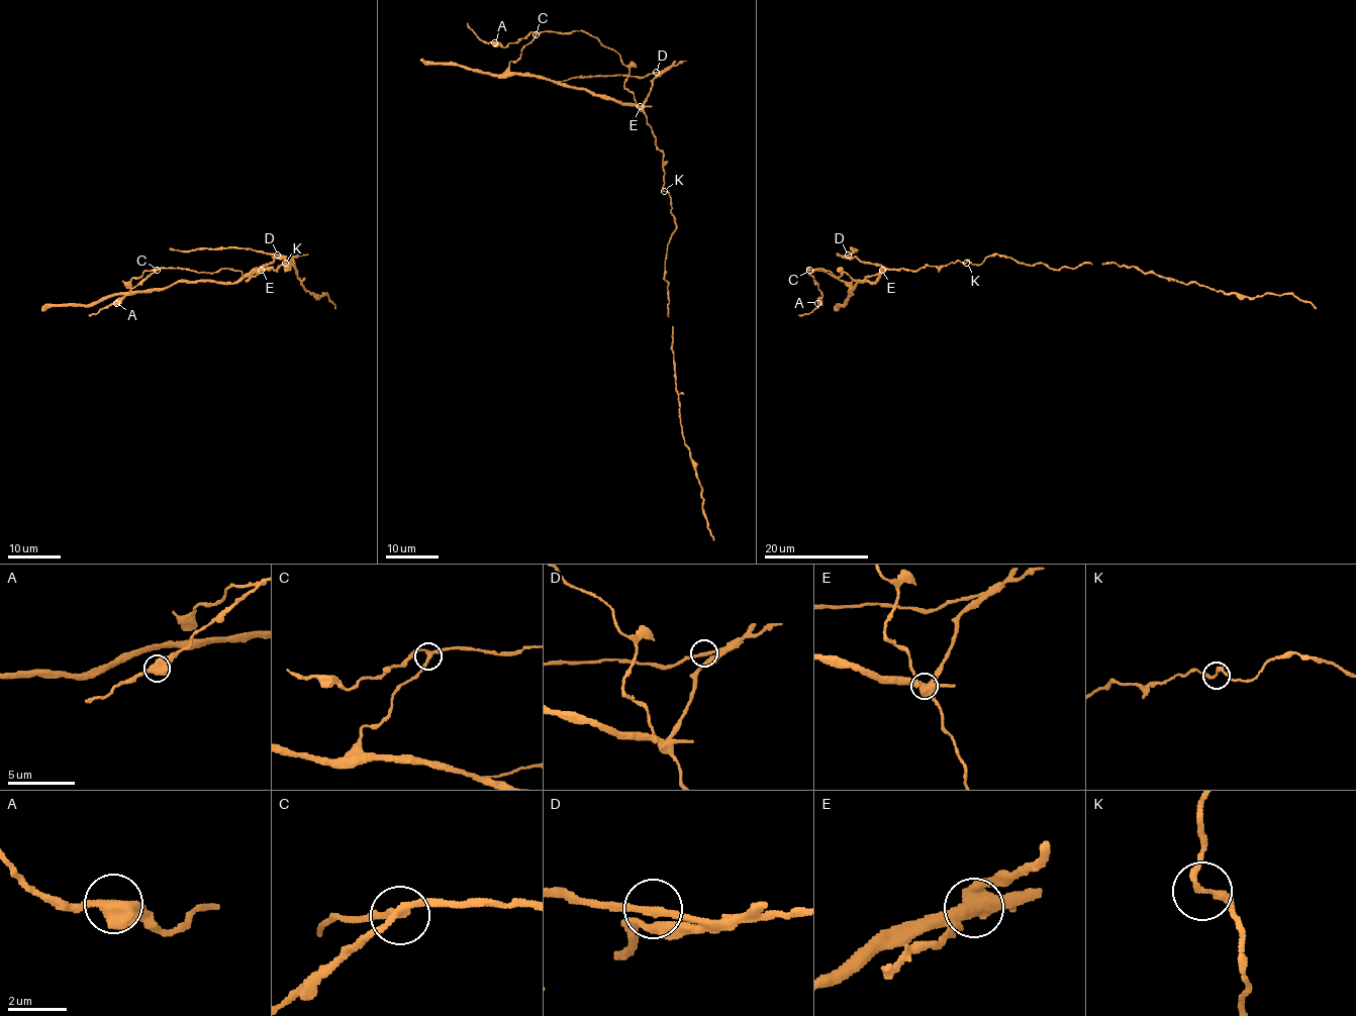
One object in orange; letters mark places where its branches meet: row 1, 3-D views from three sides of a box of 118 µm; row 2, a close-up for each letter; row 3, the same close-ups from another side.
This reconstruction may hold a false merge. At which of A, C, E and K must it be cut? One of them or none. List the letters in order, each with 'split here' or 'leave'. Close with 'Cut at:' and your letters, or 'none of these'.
A: leave
C: leave
E: split here
K: leave
Cut at: E

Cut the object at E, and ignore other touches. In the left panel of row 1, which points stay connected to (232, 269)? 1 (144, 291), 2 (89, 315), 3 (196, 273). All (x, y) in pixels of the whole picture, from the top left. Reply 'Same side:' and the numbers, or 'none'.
Same side: 2, 3

